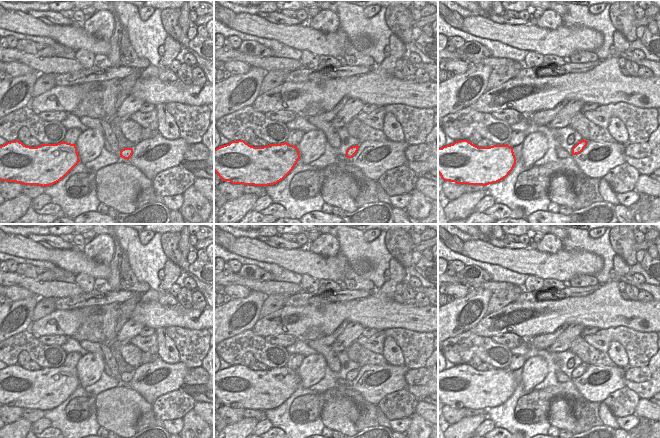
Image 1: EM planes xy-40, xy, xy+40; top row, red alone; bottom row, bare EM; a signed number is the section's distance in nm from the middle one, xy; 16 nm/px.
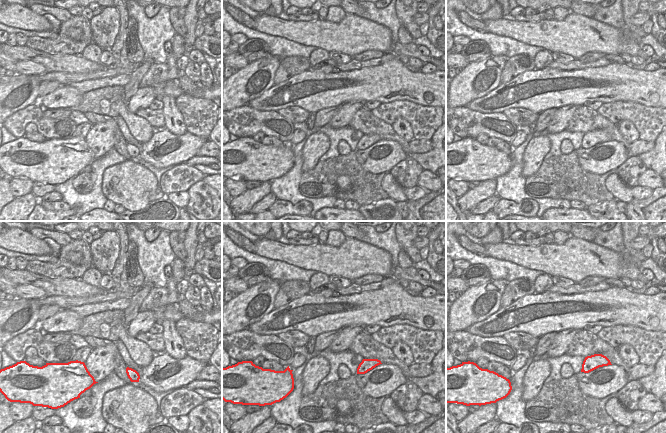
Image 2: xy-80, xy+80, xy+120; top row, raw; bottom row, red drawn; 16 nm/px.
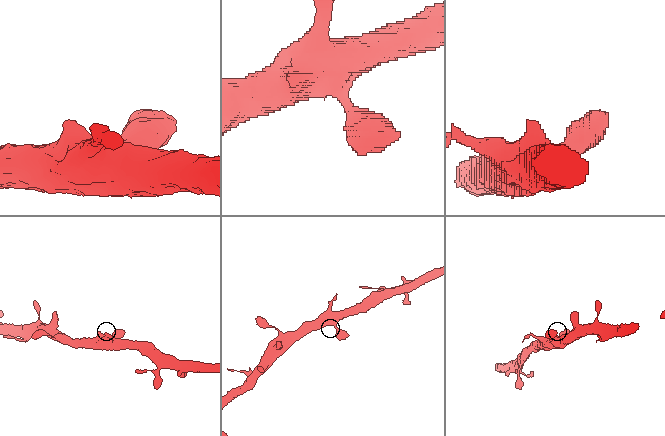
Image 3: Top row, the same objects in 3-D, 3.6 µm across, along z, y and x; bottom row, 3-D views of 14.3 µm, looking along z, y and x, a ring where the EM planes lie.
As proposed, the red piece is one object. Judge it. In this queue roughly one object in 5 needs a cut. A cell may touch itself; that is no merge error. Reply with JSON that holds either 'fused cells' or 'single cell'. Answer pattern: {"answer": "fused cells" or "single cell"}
{"answer": "single cell"}

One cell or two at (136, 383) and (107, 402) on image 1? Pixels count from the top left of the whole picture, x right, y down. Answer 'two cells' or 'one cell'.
two cells

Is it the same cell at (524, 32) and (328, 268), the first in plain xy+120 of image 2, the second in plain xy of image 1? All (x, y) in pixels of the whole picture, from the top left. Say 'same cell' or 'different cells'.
same cell

